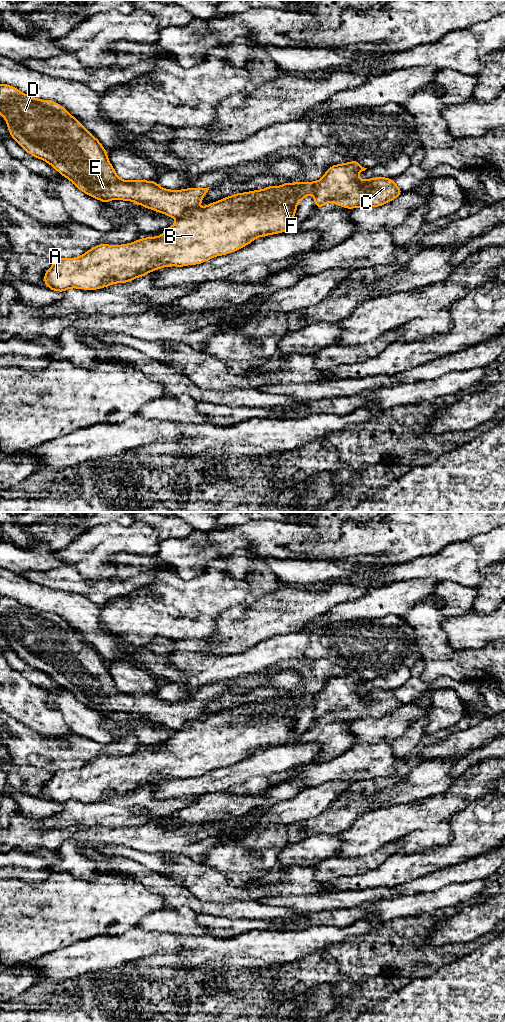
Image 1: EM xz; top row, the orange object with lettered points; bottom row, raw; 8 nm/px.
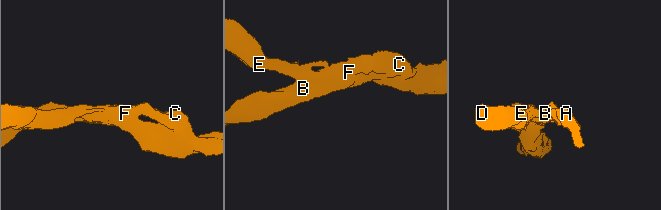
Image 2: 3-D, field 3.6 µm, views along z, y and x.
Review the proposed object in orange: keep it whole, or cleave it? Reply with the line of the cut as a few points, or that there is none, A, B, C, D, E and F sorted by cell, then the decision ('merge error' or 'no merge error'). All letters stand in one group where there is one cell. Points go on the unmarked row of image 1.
cut in xz along (266, 700), (291, 700), (294, 703), (293, 712), (296, 715); A B F / C D E; merge error

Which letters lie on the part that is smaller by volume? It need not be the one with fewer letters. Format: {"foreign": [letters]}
{"foreign": ["C", "D", "E"]}

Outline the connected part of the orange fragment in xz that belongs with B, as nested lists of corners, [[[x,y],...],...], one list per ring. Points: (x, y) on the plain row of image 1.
[[[291,700],[262,701],[234,706],[218,714],[195,720],[189,727],[177,731],[176,735],[163,743],[158,749],[147,749],[130,756],[100,756],[77,770],[59,770],[45,784],[44,796],[54,803],[64,804],[69,800],[95,802],[114,795],[126,795],[135,790],[143,789],[148,784],[162,779],[202,776],[215,768],[222,768],[248,757],[260,748],[268,748],[286,744],[294,738],[292,730],[296,726],[297,715],[293,712],[295,703]]]

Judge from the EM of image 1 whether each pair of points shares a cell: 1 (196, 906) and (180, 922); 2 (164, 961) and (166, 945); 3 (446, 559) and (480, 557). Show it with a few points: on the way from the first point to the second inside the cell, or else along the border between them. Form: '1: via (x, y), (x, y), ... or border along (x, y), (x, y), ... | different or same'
1: border along (185, 905), (196, 914) | different
2: border along (142, 960), (172, 955), (178, 965), (185, 967) | different
3: via (454, 559), (472, 557) | same

